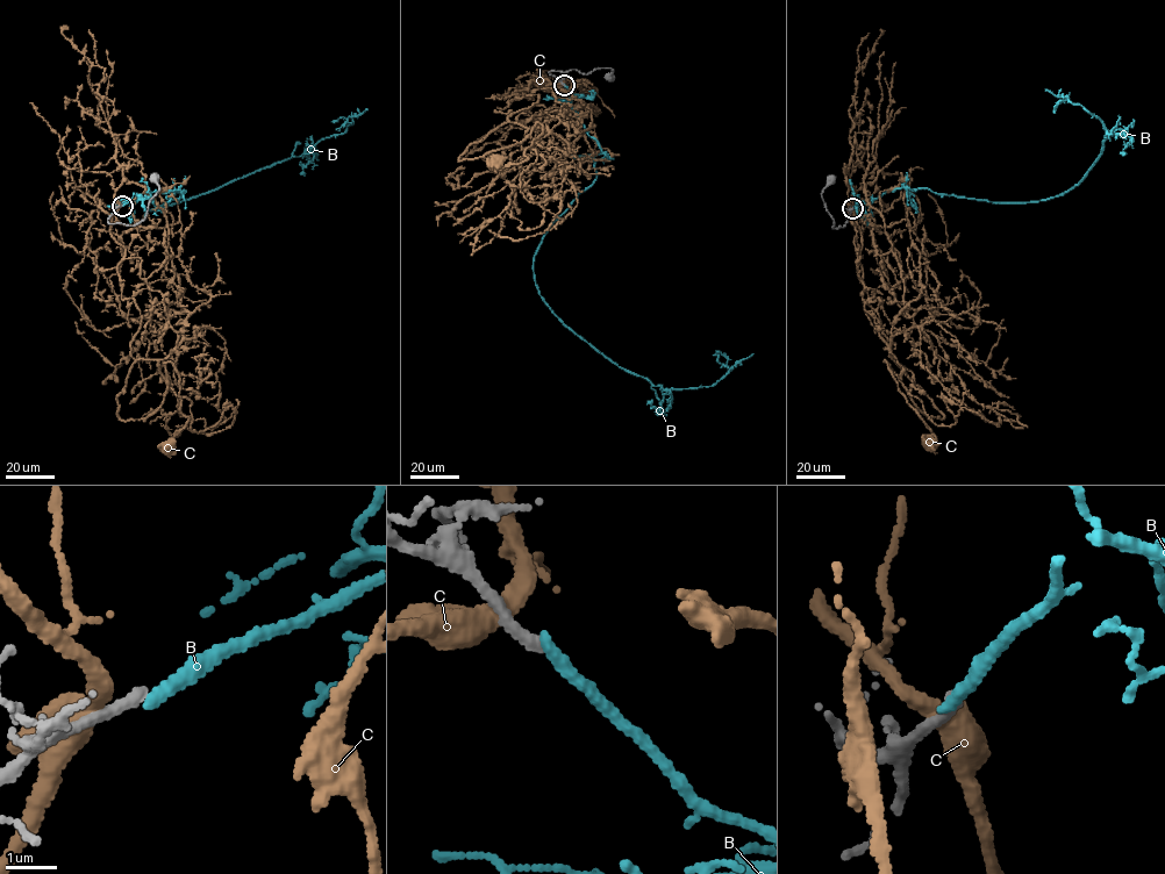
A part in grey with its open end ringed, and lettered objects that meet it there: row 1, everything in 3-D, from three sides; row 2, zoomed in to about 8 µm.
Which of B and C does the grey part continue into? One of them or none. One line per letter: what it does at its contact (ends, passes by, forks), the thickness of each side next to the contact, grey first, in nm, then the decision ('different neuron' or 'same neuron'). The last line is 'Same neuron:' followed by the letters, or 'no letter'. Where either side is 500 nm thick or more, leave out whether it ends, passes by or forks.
B: it ends; calibres 240 and 280 nm; different neuron
C: it passes by; calibres 300 and 480 nm; different neuron
Same neuron: no letter

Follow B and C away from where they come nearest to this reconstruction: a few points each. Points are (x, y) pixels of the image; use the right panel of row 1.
B: (852, 208), (903, 187), (1001, 202), (1063, 194), (1085, 174), (1107, 134), (1081, 106), (1045, 90)
C: (852, 209), (860, 233), (867, 317), (894, 360), (944, 416), (920, 410), (884, 360), (937, 441), (927, 441)

